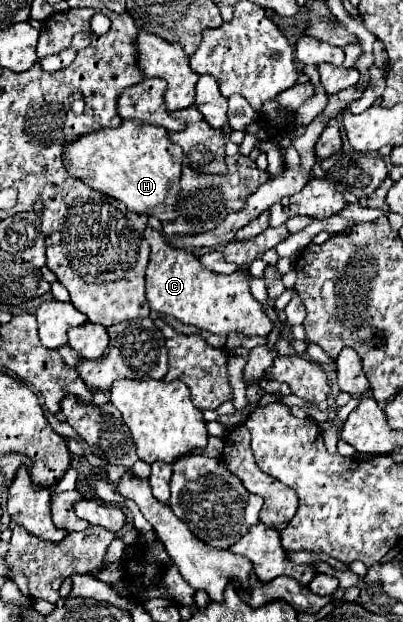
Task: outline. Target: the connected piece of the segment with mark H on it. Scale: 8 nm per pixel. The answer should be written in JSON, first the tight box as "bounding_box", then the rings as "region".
{"bounding_box":[62,119,182,223],"region":[[[126,119],[116,129],[102,129],[102,131],[98,129],[90,135],[76,137],[62,153],[62,161],[64,161],[66,171],[72,177],[84,181],[88,187],[92,187],[96,191],[102,191],[102,193],[122,201],[130,211],[154,215],[162,223],[174,219],[174,203],[176,203],[176,195],[180,191],[182,149],[178,149],[178,145],[174,145],[168,139],[166,129],[162,129],[158,125],[148,125],[142,121]]]}

